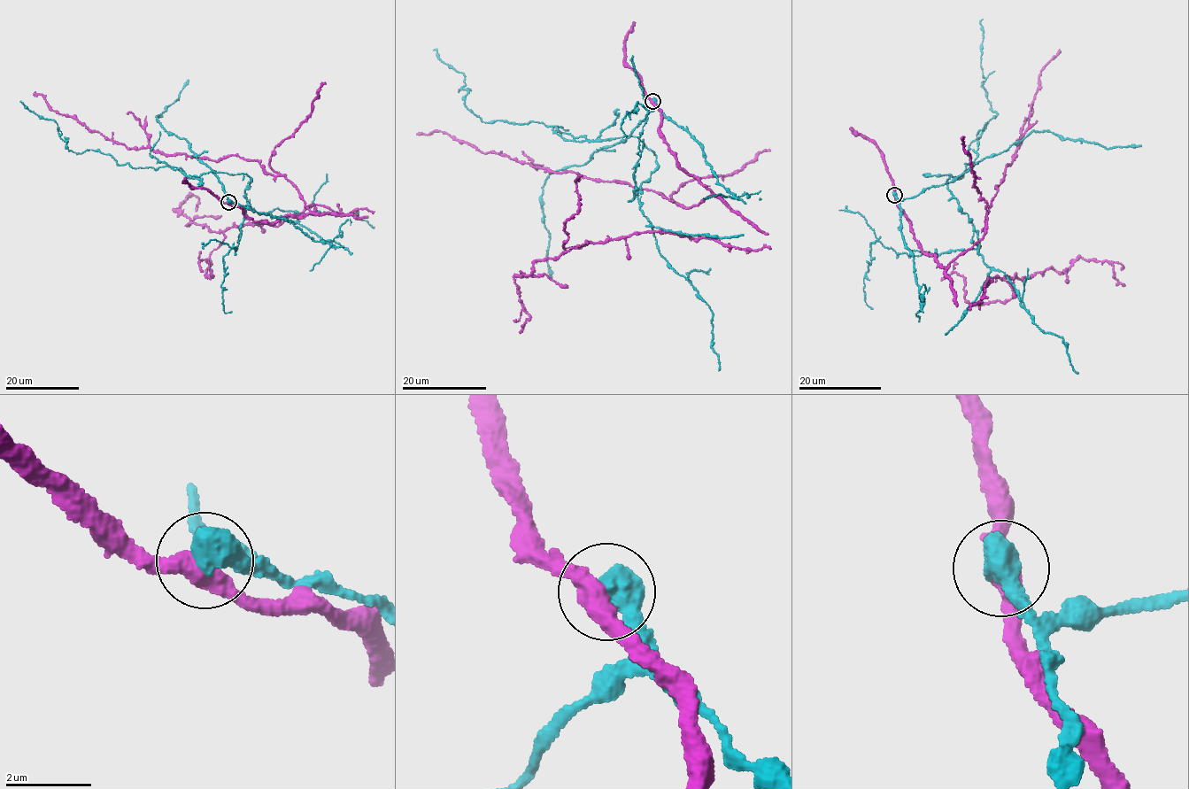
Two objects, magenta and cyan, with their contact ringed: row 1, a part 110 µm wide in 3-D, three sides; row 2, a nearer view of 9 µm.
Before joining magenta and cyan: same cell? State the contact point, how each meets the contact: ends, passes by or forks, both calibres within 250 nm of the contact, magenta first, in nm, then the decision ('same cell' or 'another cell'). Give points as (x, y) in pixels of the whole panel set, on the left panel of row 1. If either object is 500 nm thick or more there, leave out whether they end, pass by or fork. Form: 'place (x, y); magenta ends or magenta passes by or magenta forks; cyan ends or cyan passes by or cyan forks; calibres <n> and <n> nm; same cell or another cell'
place (228, 202); calibres 440 and 750 nm; another cell

